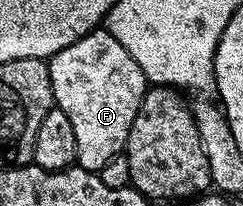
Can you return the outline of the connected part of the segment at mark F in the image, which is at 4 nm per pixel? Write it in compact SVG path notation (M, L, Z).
M100 27L75 41L70 47L54 54L48 61L48 70L55 108L66 111L74 127L74 136L80 145L76 165L99 174L100 169L106 167L110 159L114 159L114 155L125 152L134 115L138 115L138 107L142 107L142 99L146 92L142 67L138 67L138 63L130 59L130 51L126 51L126 47L122 47L122 43L118 43L118 39L114 39L114 35L110 35L107 28Z

